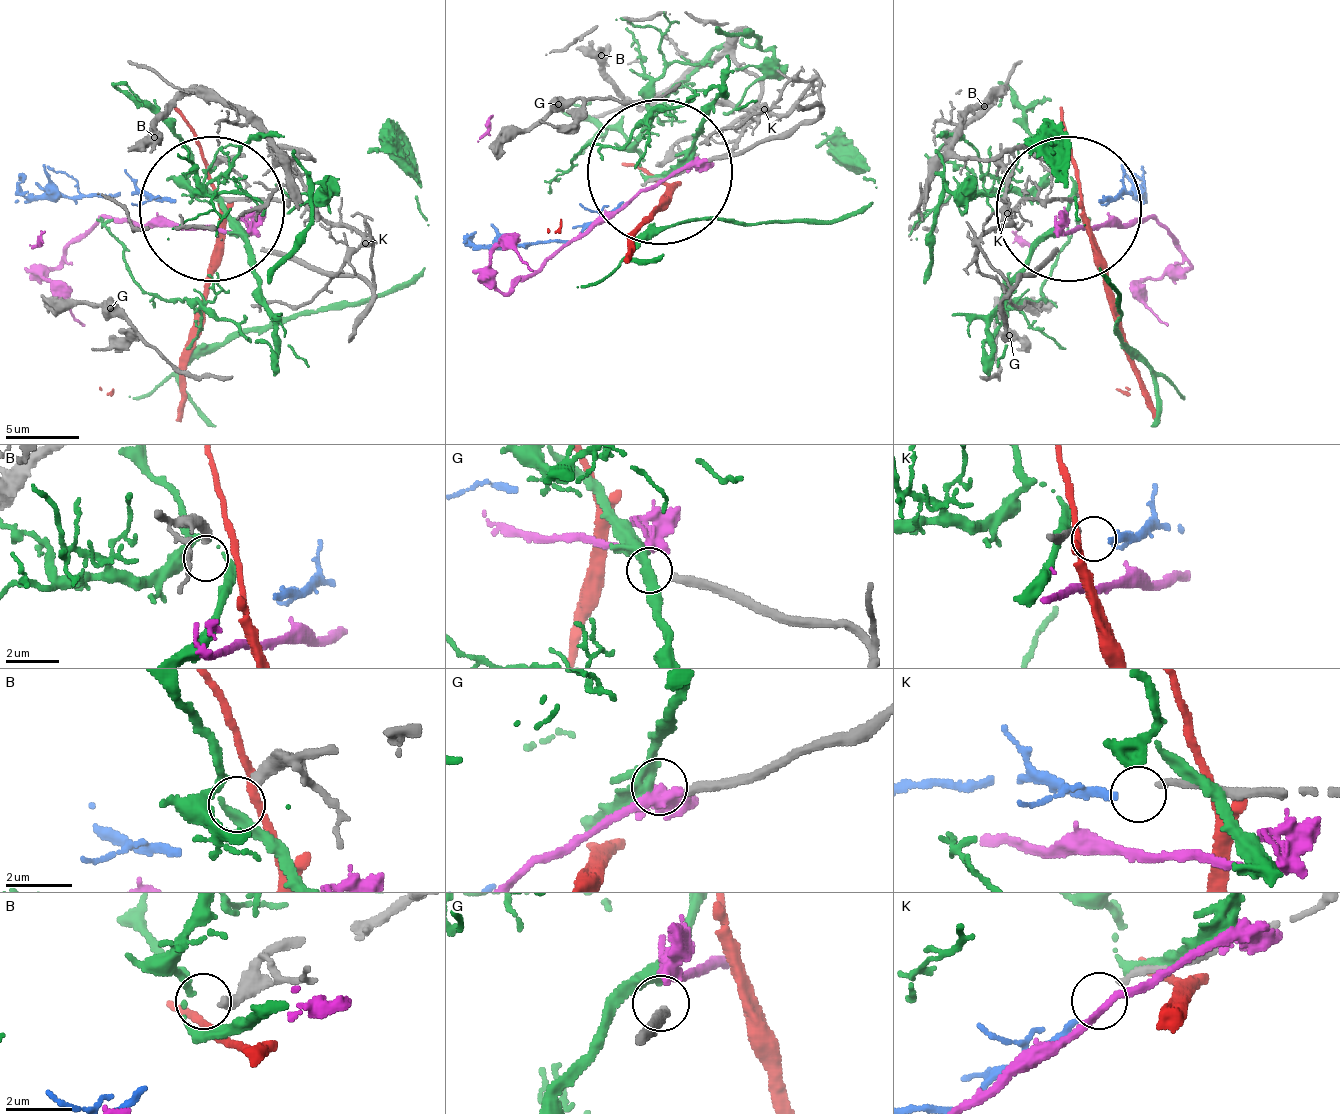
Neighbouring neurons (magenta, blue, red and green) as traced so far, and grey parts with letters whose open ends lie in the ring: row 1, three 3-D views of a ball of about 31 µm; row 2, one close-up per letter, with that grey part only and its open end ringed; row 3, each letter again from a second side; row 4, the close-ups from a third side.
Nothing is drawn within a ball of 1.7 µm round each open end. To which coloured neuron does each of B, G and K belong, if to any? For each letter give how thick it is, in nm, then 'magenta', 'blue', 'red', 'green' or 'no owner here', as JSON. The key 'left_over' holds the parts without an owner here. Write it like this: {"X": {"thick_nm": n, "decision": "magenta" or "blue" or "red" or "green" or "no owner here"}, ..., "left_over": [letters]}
{"B": {"thick_nm": 360, "decision": "no owner here"}, "G": {"thick_nm": 320, "decision": "no owner here"}, "K": {"thick_nm": 200, "decision": "blue"}, "left_over": ["B", "G"]}

